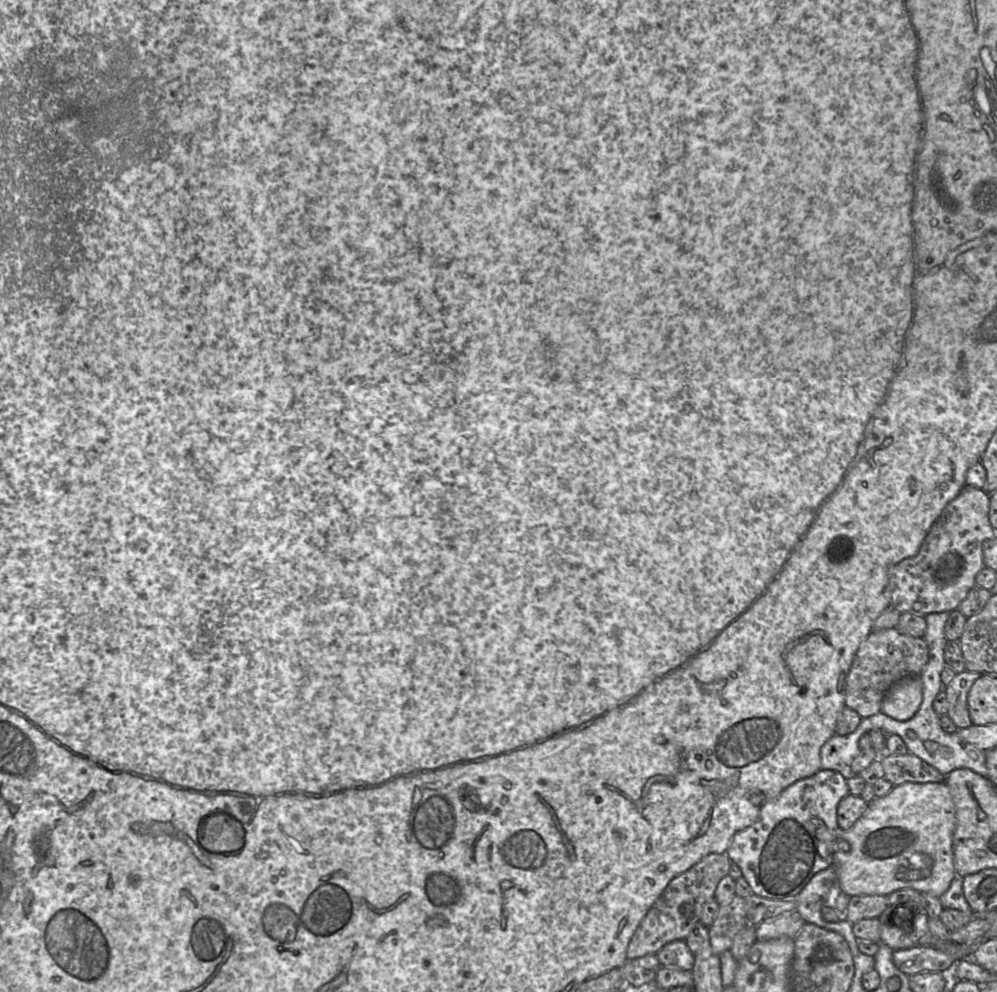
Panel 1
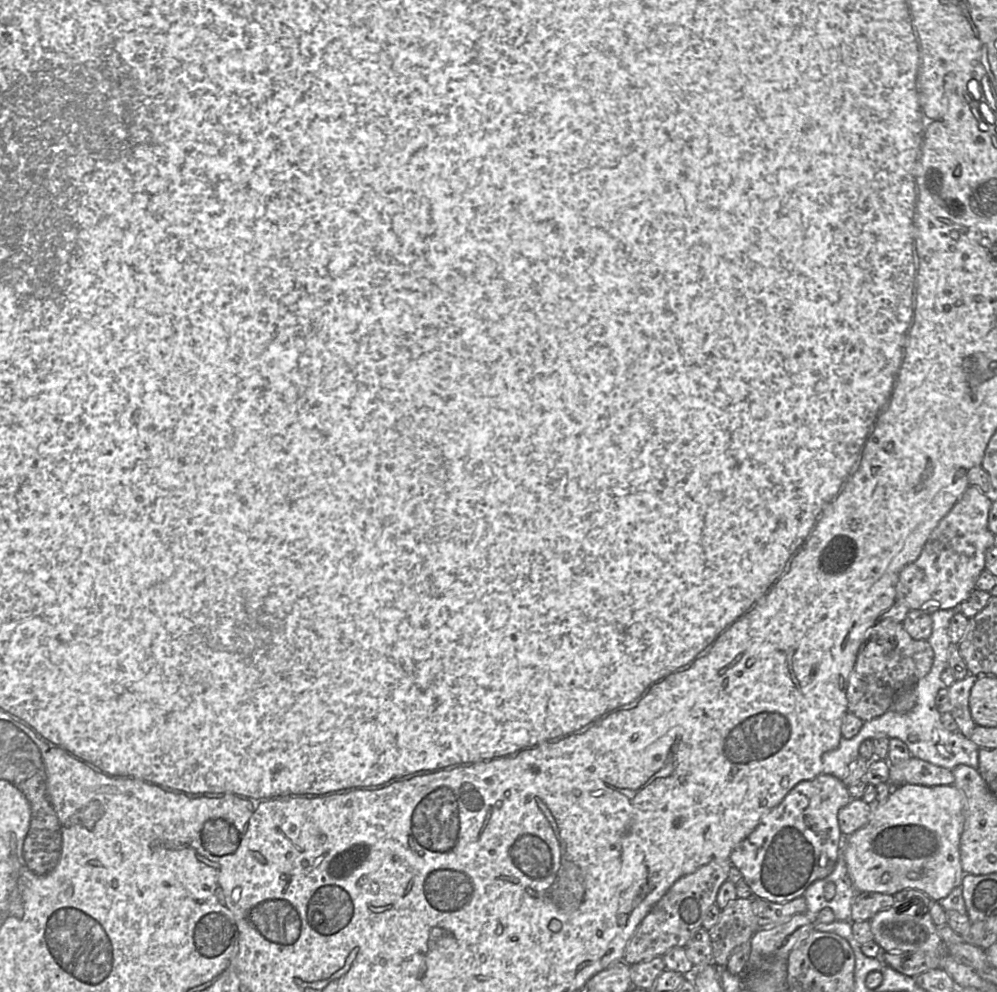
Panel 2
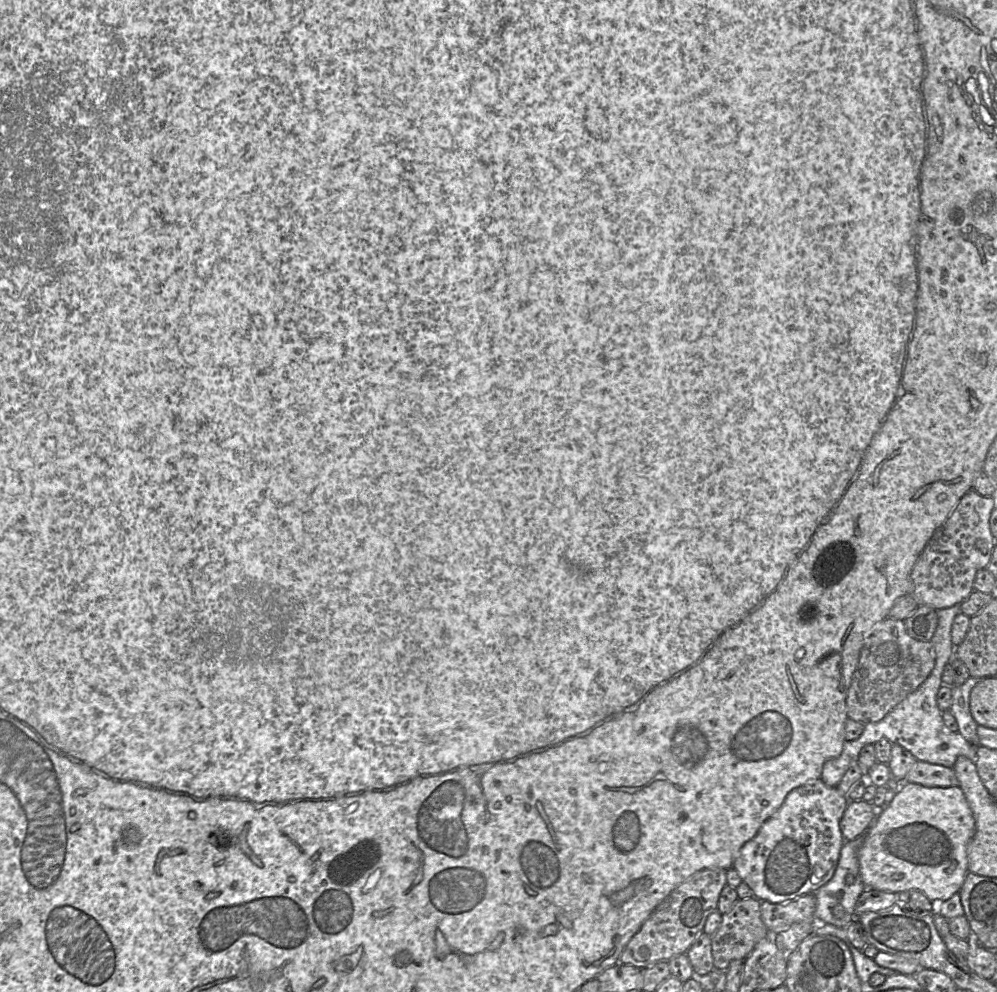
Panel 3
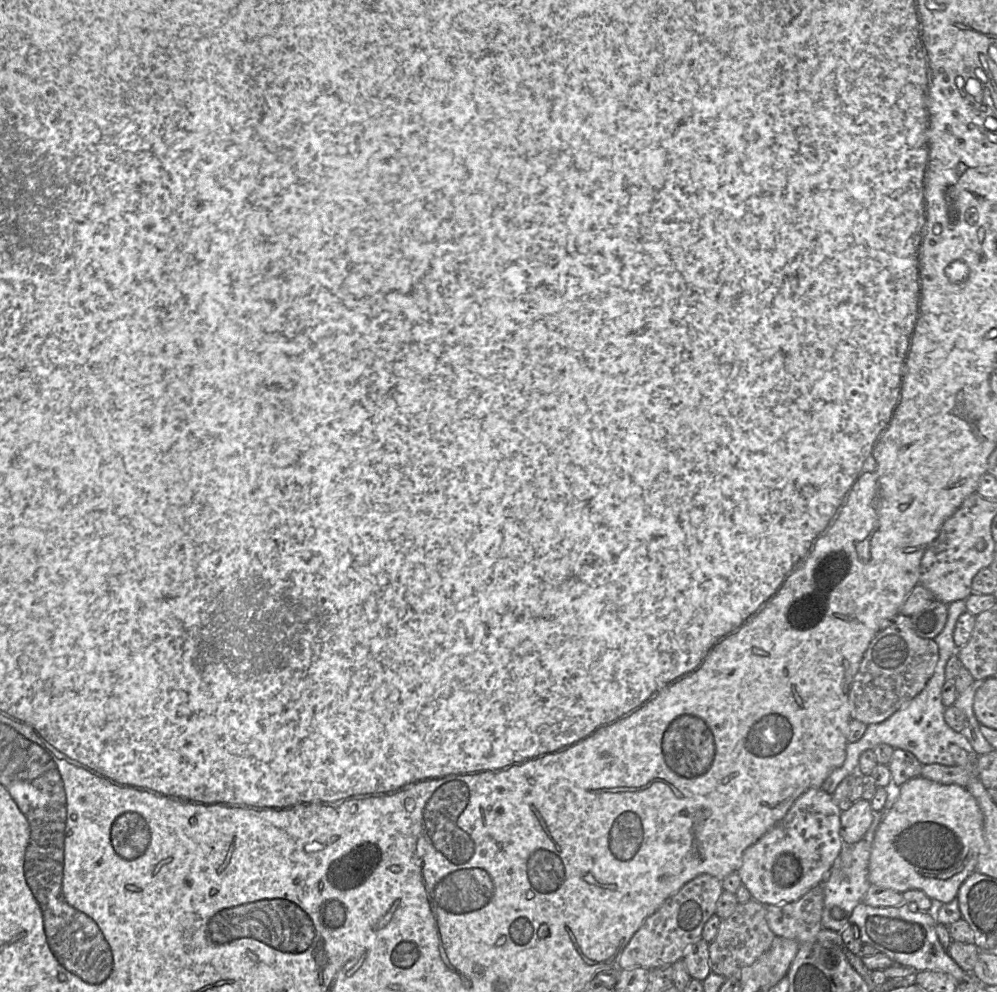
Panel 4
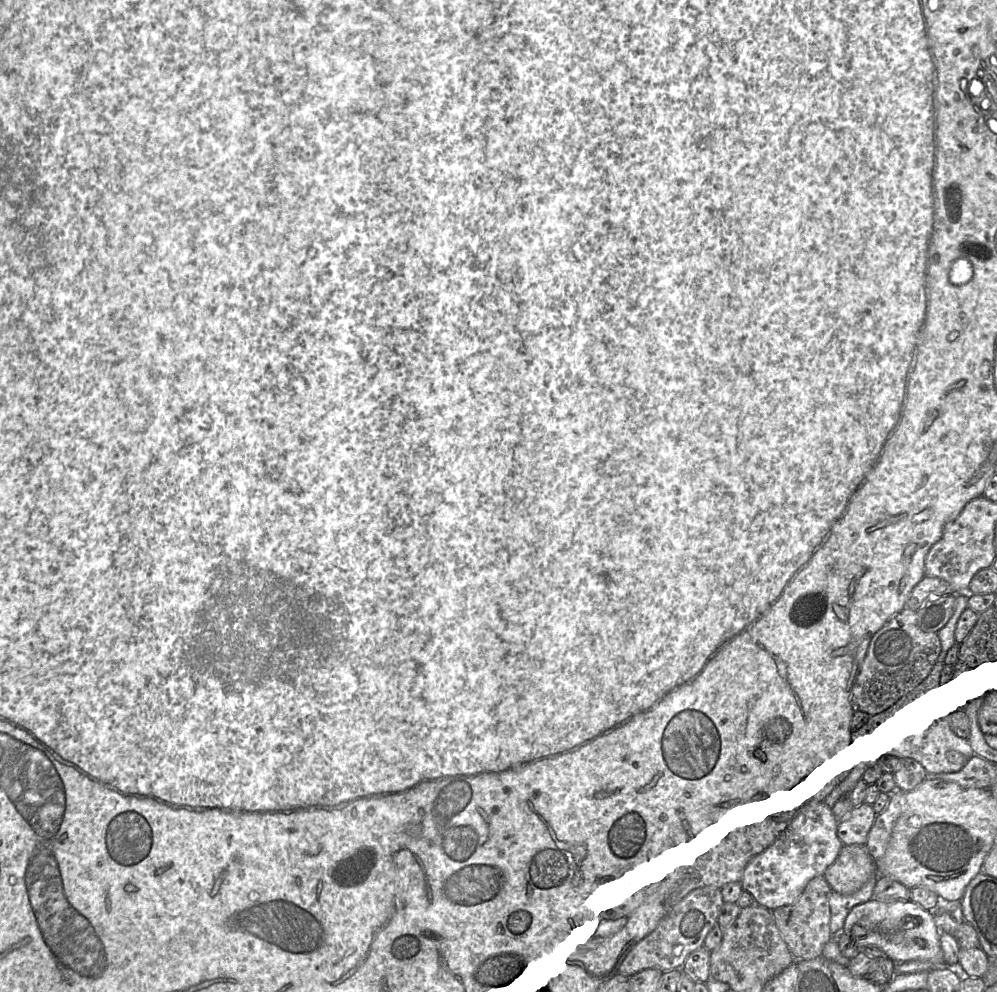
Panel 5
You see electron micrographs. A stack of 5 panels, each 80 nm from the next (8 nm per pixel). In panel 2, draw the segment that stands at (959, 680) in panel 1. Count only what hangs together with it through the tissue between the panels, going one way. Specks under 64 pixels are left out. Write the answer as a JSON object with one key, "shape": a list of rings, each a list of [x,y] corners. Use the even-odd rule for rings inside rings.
{"shape":[[[969,674],[963,680],[955,681],[948,687],[949,712],[957,723],[959,731],[968,739],[976,726],[970,713],[969,697],[971,688],[977,680],[976,675]]]}

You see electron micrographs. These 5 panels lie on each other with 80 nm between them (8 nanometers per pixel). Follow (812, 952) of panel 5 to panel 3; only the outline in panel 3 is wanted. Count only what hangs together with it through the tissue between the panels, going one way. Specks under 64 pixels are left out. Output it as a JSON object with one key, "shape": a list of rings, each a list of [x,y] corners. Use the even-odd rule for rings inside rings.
{"shape":[[[813,893],[804,894],[783,904],[761,901],[761,919],[767,929],[781,932],[797,922],[815,925],[816,897]]]}

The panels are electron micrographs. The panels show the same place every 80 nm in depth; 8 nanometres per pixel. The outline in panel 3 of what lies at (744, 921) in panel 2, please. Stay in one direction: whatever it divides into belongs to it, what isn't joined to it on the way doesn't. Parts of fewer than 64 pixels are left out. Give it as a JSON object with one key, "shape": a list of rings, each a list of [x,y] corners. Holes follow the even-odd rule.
{"shape":[[[754,896],[738,899],[728,913],[722,914],[719,928],[710,936],[714,968],[726,971],[733,960],[745,960],[767,933],[761,919],[761,901]]]}

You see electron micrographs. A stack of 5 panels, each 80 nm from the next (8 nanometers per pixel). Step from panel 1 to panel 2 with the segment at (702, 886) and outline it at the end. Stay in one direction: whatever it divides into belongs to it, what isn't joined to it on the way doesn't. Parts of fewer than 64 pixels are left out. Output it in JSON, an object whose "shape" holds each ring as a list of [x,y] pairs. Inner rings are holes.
{"shape":[[[713,860],[678,879],[642,920],[626,946],[622,961],[631,966],[662,957],[674,947],[685,947],[693,933],[701,928],[709,908],[716,904],[718,891],[728,880],[731,866],[730,860]]]}

